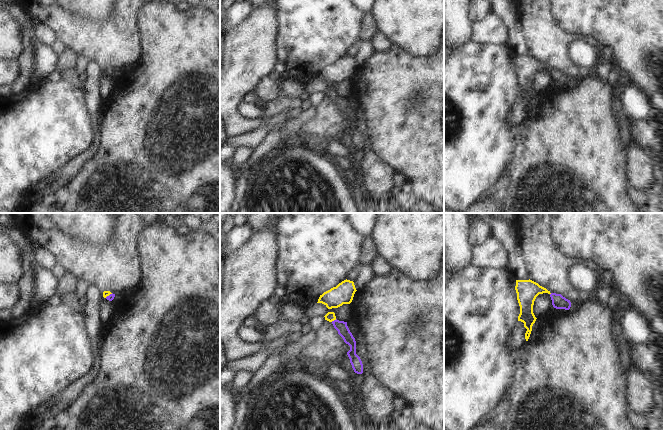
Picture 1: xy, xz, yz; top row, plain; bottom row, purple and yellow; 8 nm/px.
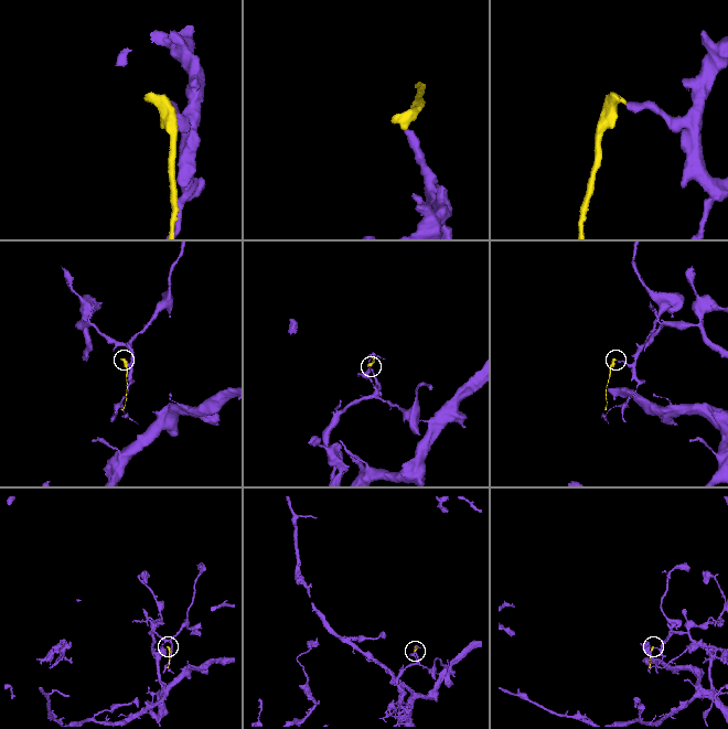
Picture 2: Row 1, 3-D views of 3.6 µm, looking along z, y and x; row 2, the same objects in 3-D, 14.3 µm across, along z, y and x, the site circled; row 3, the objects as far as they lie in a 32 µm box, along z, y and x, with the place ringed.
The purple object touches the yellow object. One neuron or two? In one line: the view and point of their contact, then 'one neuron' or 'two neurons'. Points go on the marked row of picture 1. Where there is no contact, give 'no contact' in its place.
xz (334, 320) | one neuron

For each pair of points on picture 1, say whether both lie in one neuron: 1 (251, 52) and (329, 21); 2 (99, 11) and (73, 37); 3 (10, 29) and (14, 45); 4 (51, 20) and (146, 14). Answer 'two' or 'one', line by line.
1: two
2: two
3: one
4: two

